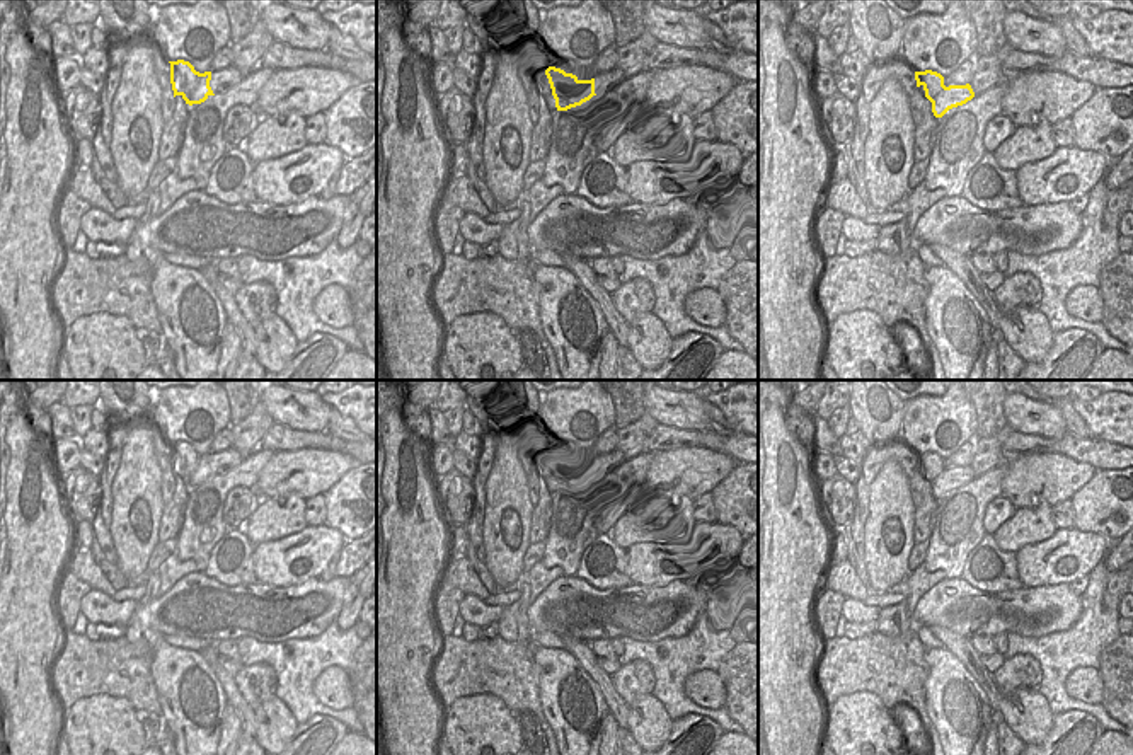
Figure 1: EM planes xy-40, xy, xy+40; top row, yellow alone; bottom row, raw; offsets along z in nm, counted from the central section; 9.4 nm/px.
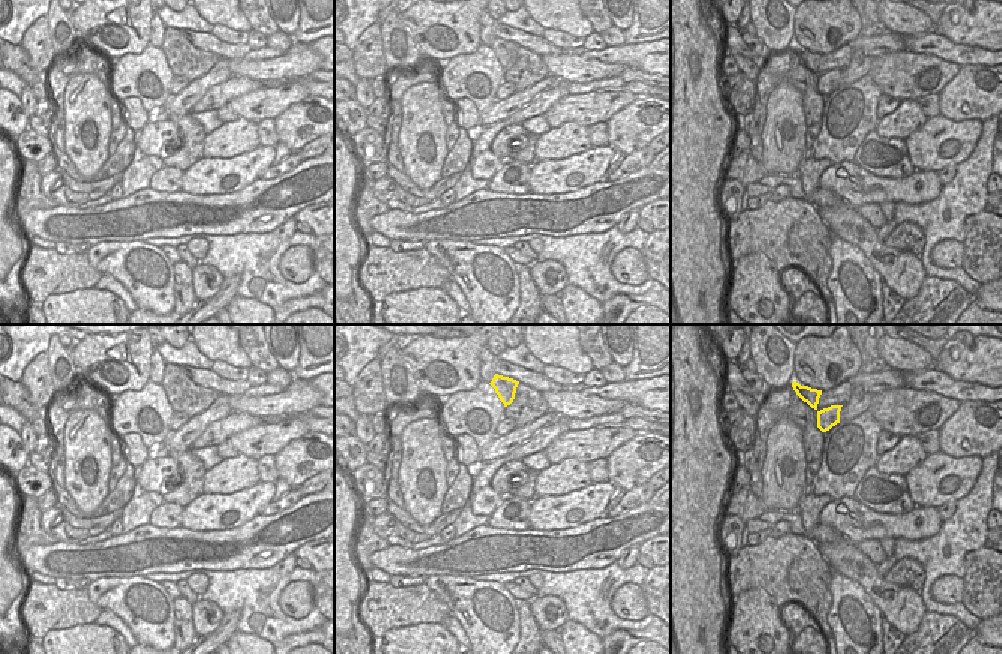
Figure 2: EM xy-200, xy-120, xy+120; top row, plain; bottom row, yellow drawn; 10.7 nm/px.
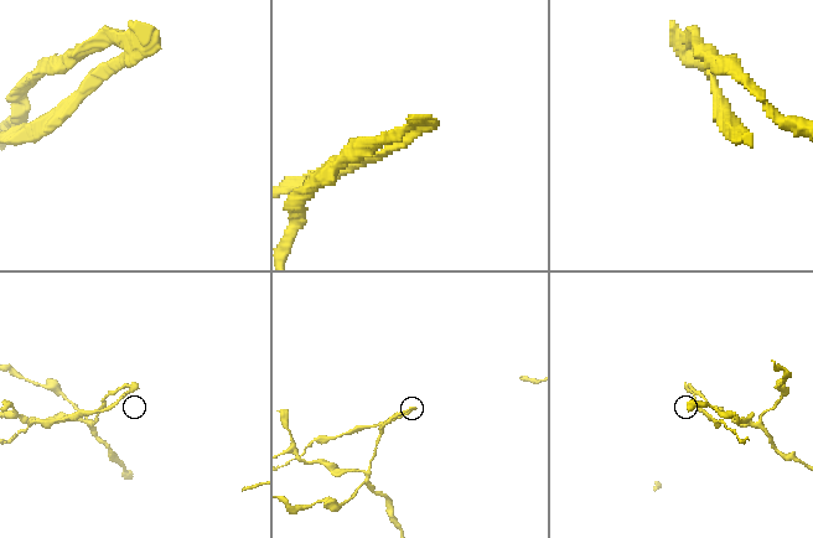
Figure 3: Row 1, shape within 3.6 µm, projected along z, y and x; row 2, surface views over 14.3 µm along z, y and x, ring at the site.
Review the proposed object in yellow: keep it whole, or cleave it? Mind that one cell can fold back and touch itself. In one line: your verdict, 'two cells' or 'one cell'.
two cells

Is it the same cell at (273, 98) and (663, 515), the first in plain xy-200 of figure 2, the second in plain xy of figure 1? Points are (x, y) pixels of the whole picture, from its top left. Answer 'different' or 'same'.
same

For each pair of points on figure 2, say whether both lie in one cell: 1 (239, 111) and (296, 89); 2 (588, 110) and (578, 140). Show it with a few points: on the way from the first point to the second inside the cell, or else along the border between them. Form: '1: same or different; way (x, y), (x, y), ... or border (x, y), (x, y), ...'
1: same; way (252, 107), (282, 96)
2: different; border (579, 123), (587, 128)

